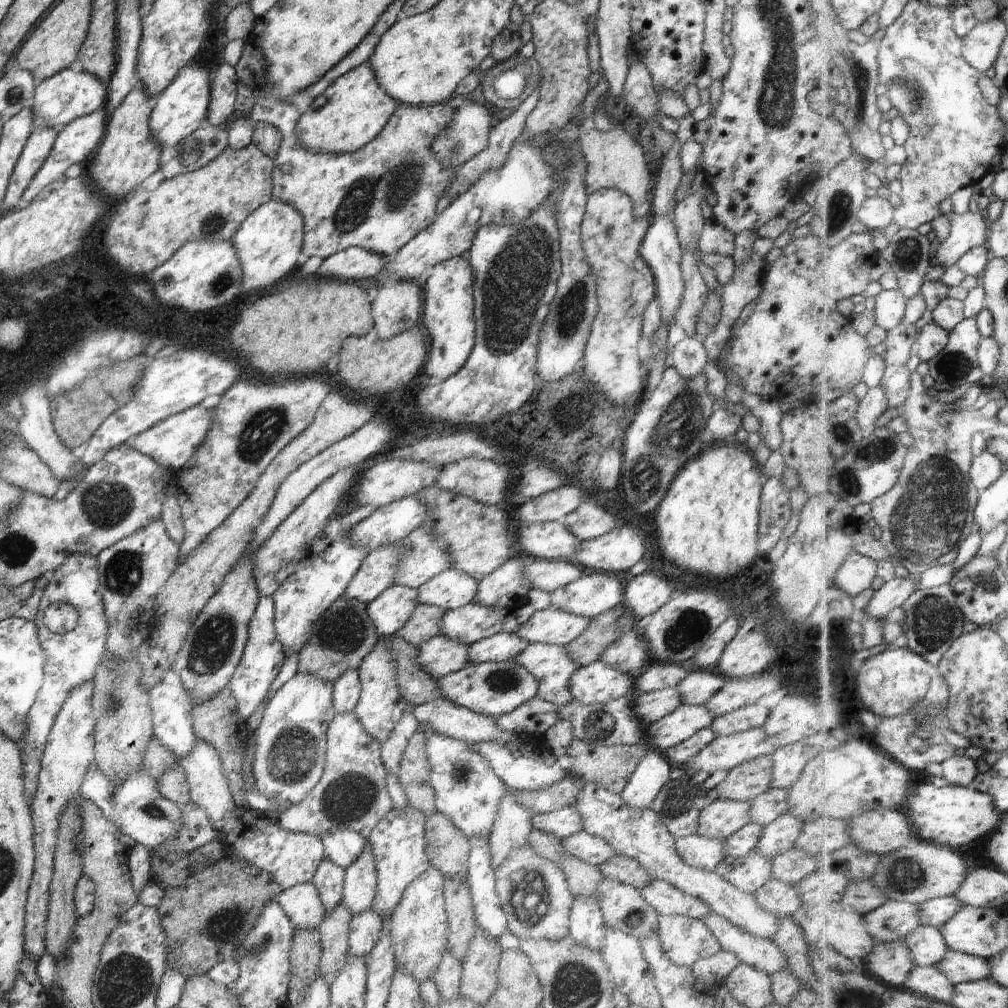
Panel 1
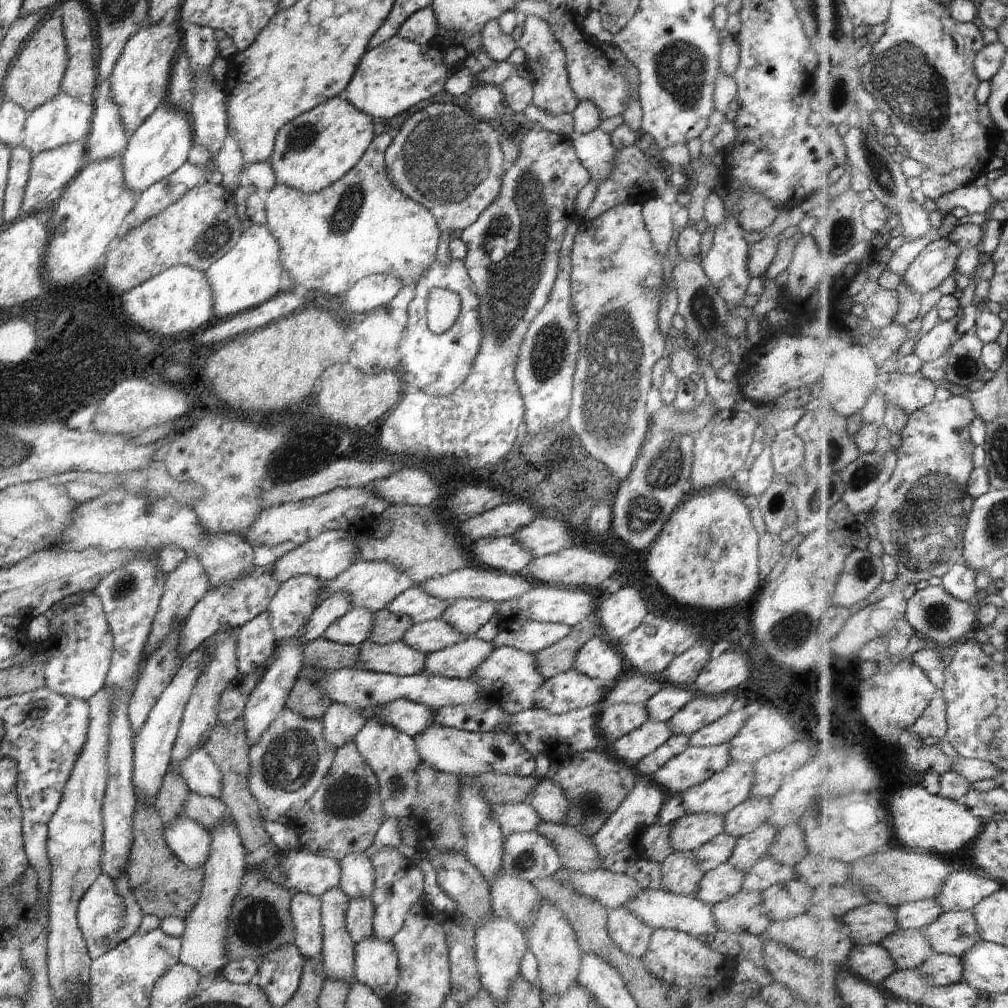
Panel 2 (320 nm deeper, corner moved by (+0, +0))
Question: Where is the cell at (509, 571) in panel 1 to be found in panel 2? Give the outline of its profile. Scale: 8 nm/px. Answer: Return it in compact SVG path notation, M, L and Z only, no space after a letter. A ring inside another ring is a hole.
M458 599L448 606L440 619L456 632L472 637L490 622L499 604L482 599Z

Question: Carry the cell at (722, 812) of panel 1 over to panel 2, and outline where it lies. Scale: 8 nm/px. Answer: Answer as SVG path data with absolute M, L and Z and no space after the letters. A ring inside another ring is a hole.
M684 814L672 820L669 834L674 852L696 850L723 832L724 816L715 814Z

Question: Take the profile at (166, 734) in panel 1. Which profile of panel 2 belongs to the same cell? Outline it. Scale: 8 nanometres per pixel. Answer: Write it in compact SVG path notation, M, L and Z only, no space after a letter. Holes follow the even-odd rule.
M203 748L191 752L180 763L178 773L186 781L190 791L217 799L221 795L221 772Z

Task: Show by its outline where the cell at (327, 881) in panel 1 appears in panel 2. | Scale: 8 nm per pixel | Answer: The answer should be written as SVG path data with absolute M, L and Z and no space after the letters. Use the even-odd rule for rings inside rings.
M338 887L321 897L321 925L323 928L323 969L325 976L352 986L355 980L355 944L346 928L349 898Z

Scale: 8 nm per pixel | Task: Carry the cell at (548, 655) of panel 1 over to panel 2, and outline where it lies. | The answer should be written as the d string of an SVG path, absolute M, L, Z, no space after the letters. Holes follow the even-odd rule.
M500 647L490 652L469 678L483 691L481 701L494 703L509 715L533 707L535 692L545 678L538 672L533 653L512 647Z

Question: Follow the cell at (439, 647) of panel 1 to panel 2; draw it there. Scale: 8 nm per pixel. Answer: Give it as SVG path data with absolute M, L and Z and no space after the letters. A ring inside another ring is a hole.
M370 640L359 644L358 669L392 673L398 676L415 675L425 668L426 655L402 641L379 645Z

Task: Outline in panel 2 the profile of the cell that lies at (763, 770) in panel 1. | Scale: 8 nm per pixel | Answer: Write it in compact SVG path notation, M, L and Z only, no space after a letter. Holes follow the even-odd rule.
M731 761L720 772L681 793L685 814L725 815L748 797L753 785L751 763Z

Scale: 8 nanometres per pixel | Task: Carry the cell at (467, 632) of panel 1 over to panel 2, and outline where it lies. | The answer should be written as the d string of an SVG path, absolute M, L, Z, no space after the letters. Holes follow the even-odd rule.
M434 619L413 624L404 633L401 641L427 655L434 651L441 651L443 648L467 638L467 635L456 632L442 619Z

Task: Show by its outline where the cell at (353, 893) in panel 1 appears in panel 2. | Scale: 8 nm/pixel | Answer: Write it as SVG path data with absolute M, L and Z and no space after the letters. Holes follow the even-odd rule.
M370 897L349 900L345 923L354 944L372 936L374 911Z

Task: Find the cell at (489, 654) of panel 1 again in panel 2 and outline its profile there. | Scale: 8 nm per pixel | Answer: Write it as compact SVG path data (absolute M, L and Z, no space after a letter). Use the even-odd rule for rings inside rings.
M475 636L426 655L422 672L449 679L468 679L478 665L495 650L490 641Z

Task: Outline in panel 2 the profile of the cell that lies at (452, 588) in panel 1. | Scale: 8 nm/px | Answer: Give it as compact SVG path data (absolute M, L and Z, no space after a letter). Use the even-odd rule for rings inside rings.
M414 585L390 601L386 610L395 615L409 616L416 624L440 619L449 605L446 601L428 596L418 585Z

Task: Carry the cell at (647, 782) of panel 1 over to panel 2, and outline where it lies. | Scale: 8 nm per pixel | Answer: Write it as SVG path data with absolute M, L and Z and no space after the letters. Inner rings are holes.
M638 776L634 788L622 801L616 812L609 816L603 827L591 836L591 841L600 855L601 868L613 873L625 873L643 856L643 844L640 838L650 825L657 822L660 808L667 799L667 793L652 777Z

